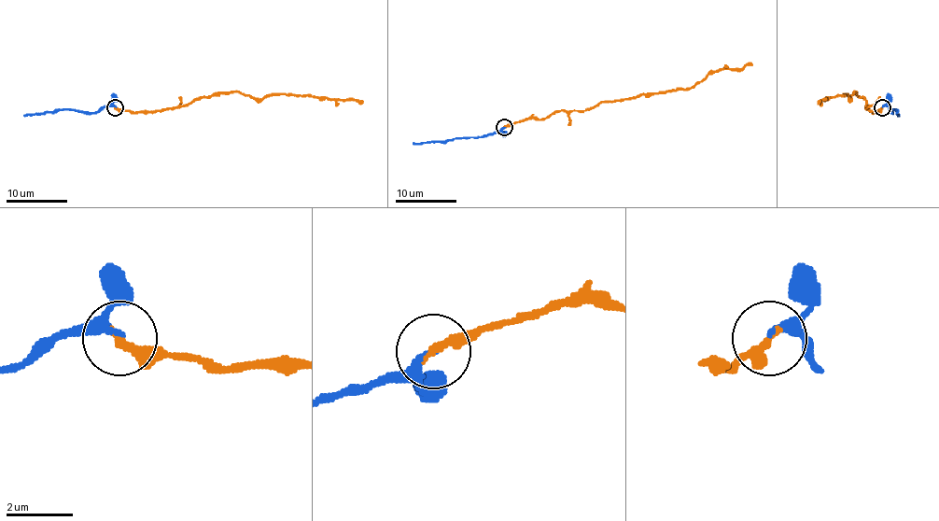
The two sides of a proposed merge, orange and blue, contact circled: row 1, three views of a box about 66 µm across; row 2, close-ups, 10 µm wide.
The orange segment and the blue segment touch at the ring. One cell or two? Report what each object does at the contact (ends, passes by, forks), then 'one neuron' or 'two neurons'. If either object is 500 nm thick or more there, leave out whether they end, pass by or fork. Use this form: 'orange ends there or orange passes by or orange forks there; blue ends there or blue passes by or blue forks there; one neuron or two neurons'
orange ends there; blue passes by; one neuron

